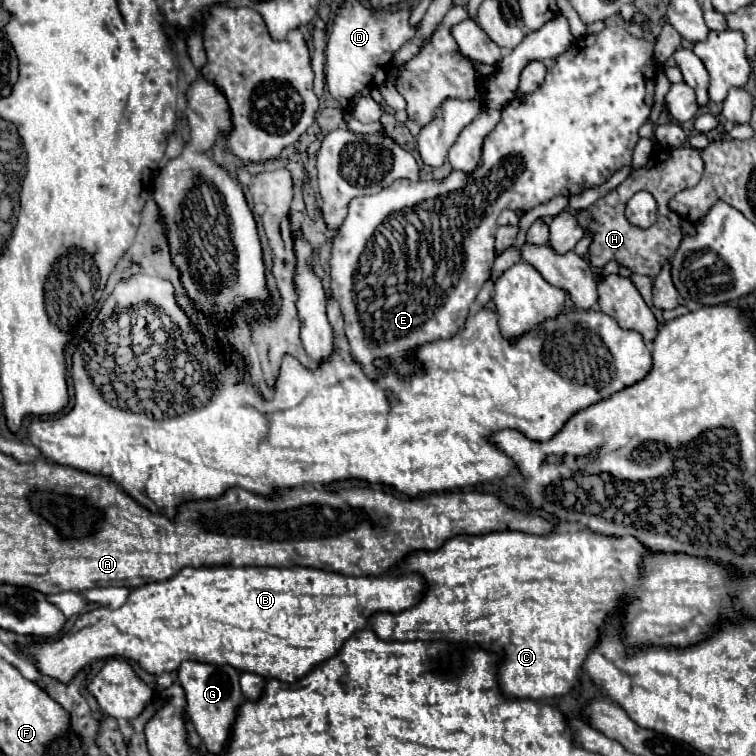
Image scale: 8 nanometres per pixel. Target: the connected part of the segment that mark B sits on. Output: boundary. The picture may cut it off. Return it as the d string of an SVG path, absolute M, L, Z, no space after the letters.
M220 566L216 568L182 568L174 578L170 580L164 580L164 582L152 582L152 584L144 584L140 588L134 588L128 596L128 602L118 608L118 610L112 610L112 608L96 608L92 612L86 612L82 614L72 630L58 638L58 640L46 640L42 644L32 644L28 648L24 648L24 654L28 658L32 658L38 666L38 670L46 676L52 676L60 682L68 682L78 670L82 670L84 666L92 664L96 658L98 660L104 660L104 658L112 658L112 656L118 656L118 658L126 658L126 660L134 660L138 662L144 670L152 672L152 674L162 674L162 672L174 672L180 668L182 662L186 660L194 660L194 662L204 662L204 664L212 664L212 666L222 666L222 664L228 664L240 672L252 672L252 674L258 674L258 676L264 676L266 680L280 680L280 682L294 682L298 678L302 678L304 674L310 672L312 666L318 666L322 664L324 660L328 658L334 658L338 652L340 652L340 646L358 630L366 628L368 626L368 620L372 614L378 614L378 612L392 612L392 614L398 614L402 610L408 610L412 606L416 606L416 602L420 600L420 596L424 596L428 584L424 582L424 578L420 574L390 574L390 576L344 576L344 574L338 574L338 572L324 572L324 570L316 570L316 568L308 568L305 566L292 567L292 568L278 568L278 567L262 567L262 566Z

